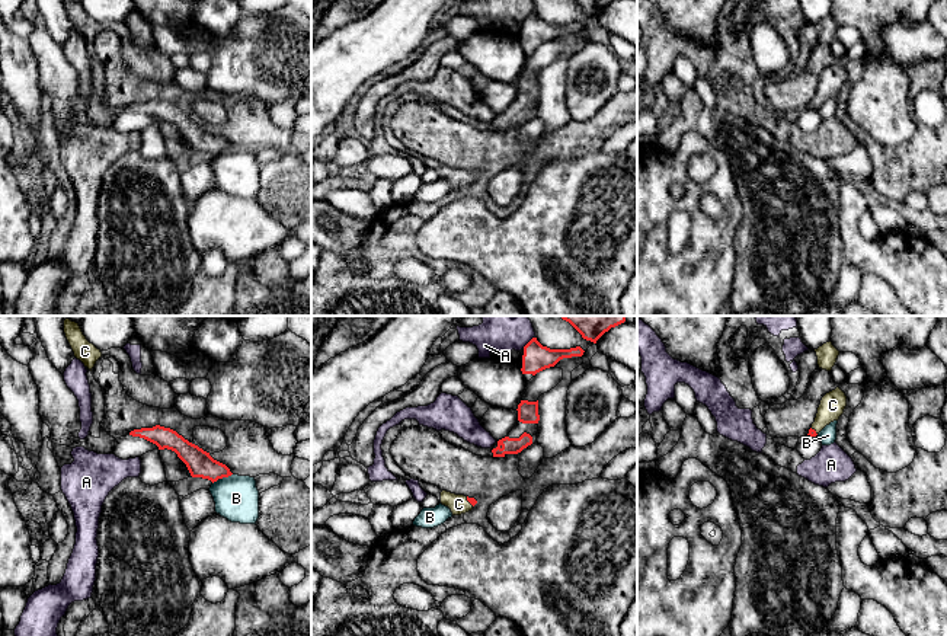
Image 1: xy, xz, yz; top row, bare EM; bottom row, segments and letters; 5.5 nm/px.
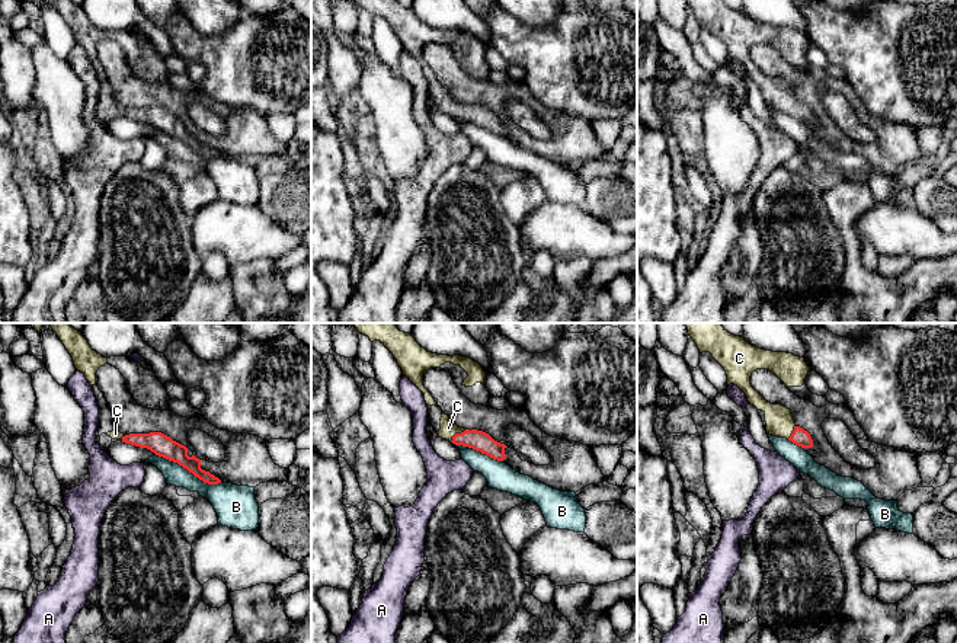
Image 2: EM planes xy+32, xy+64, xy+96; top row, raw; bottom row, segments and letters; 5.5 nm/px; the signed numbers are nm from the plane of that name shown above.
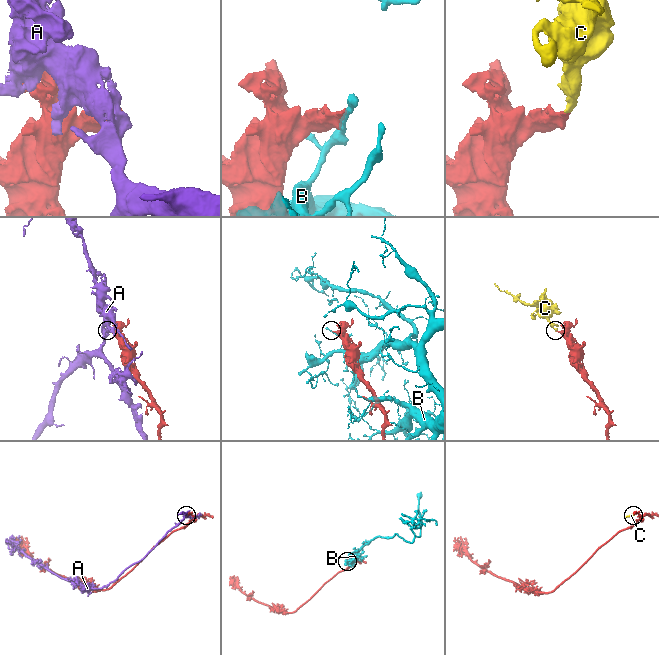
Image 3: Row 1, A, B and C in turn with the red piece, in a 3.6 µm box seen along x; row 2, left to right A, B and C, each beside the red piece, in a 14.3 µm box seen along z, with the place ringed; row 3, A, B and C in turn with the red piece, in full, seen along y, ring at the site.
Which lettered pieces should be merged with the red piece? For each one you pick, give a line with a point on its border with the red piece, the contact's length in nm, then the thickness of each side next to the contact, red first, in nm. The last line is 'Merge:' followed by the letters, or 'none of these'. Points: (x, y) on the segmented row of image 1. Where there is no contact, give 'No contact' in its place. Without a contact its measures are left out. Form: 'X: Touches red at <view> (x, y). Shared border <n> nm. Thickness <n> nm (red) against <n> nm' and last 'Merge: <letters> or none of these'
C: Touches red at xz (469, 501). Shared border 70 nm. Thickness 40 nm (red) against 110 nm
Merge: C

